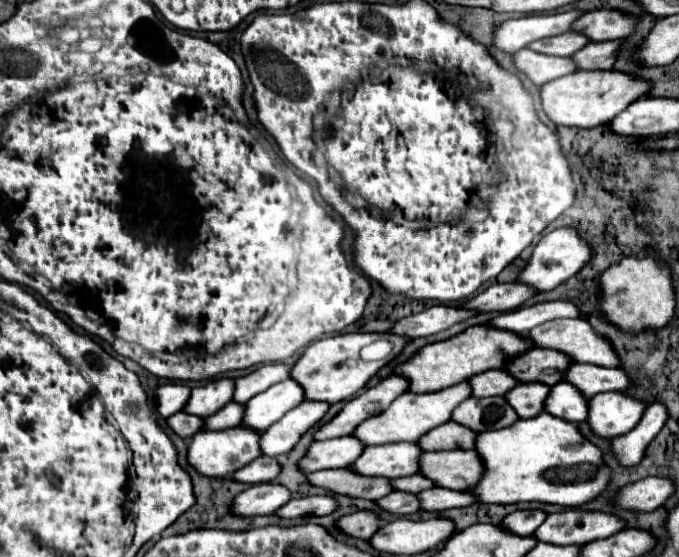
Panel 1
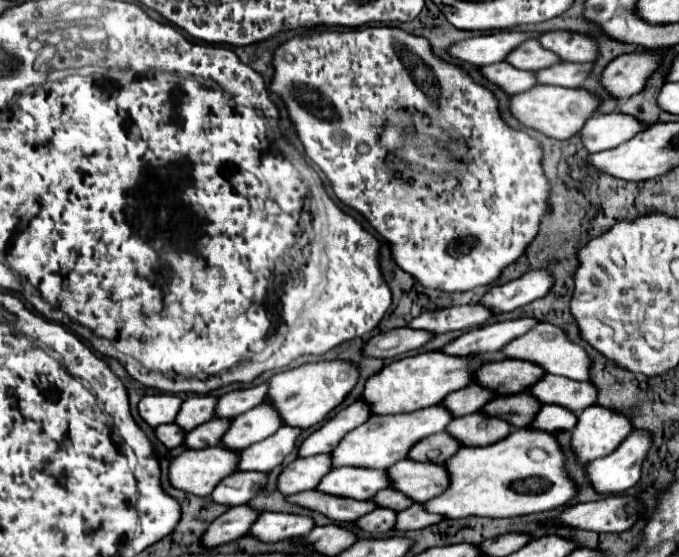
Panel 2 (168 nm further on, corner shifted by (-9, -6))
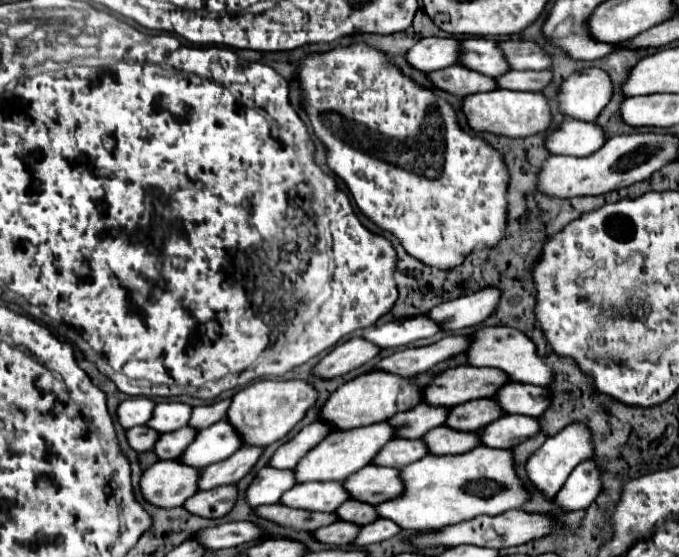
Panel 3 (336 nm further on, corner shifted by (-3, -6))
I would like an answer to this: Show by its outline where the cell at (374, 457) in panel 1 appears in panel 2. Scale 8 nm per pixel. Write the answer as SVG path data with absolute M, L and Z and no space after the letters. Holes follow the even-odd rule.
M337 468L325 474L325 478L317 484L317 490L323 494L353 498L353 500L369 500L375 492L389 486L387 472L383 470L367 470L367 468Z

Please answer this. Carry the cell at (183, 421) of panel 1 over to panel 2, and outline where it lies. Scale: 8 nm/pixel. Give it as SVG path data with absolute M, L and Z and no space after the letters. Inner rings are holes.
M161 424L159 428L155 428L155 436L163 446L177 448L177 446L181 446L185 432L177 424Z

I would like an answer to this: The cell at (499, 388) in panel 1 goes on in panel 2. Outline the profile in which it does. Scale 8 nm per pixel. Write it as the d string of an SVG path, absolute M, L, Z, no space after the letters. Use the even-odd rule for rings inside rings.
M471 382L465 388L451 392L441 402L441 406L447 406L447 410L451 410L451 416L459 418L459 416L473 414L475 410L481 410L493 396L495 394L491 390L483 390L481 386L475 386L475 382Z

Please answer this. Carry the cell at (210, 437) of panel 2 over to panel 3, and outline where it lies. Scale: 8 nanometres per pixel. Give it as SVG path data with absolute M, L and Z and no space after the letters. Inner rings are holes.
M185 426L181 430L161 434L161 438L153 450L161 460L179 458L179 454L183 454L187 450L187 446L195 440L195 436L197 436L197 430L191 426Z

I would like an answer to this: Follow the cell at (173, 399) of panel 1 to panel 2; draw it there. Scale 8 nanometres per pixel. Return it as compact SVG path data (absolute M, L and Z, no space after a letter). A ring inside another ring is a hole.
M153 394L153 396L143 396L137 404L139 416L151 426L157 428L161 424L169 424L175 420L177 412L181 408L181 398L173 394Z

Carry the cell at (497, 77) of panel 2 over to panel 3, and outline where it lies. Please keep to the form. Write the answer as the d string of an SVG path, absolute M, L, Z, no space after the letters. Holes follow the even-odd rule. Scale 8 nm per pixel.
M449 66L443 70L435 70L429 76L433 80L433 86L437 86L439 90L447 90L459 96L481 94L481 92L491 92L499 88L495 78L469 70L465 66Z

